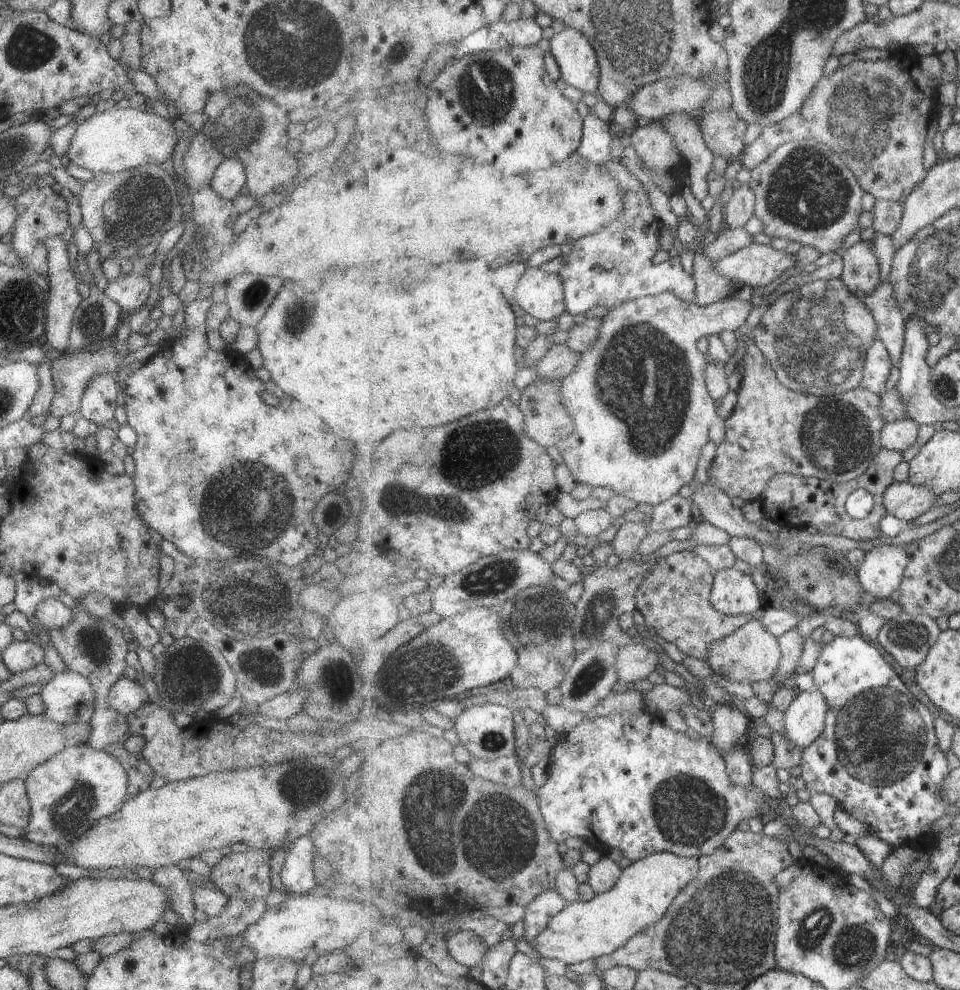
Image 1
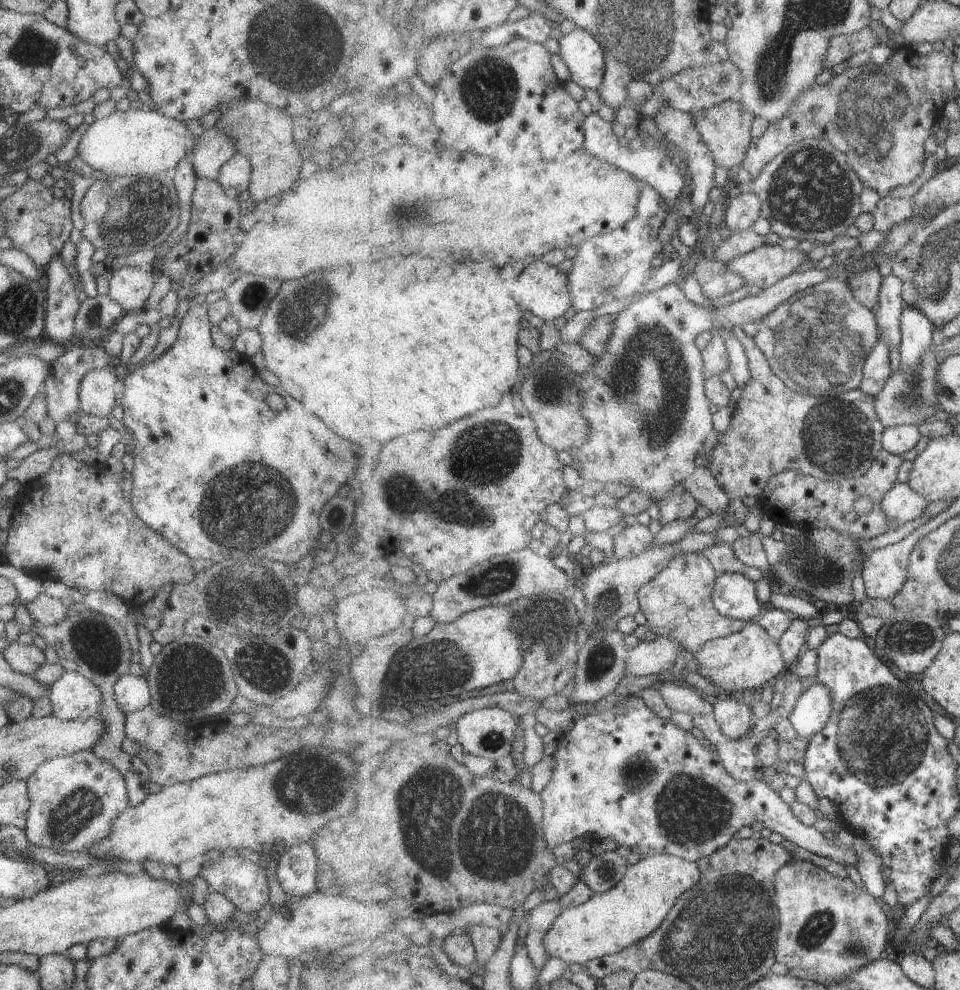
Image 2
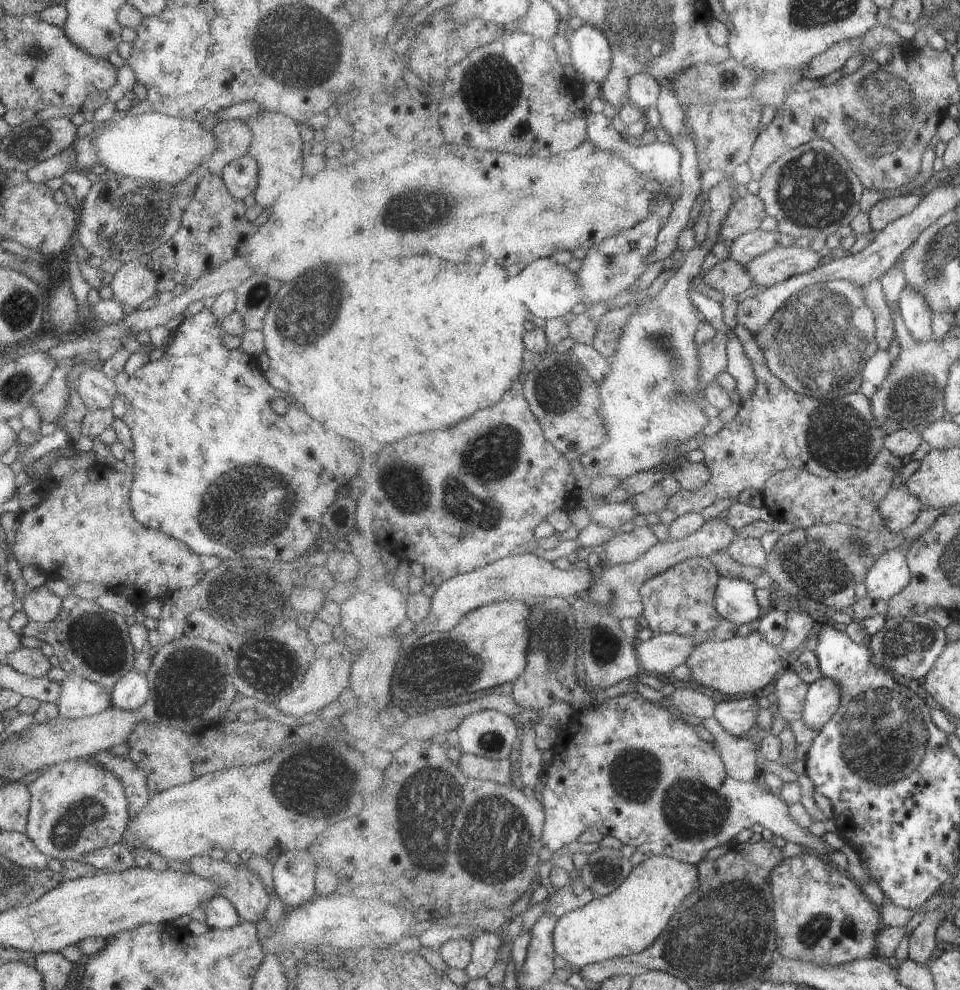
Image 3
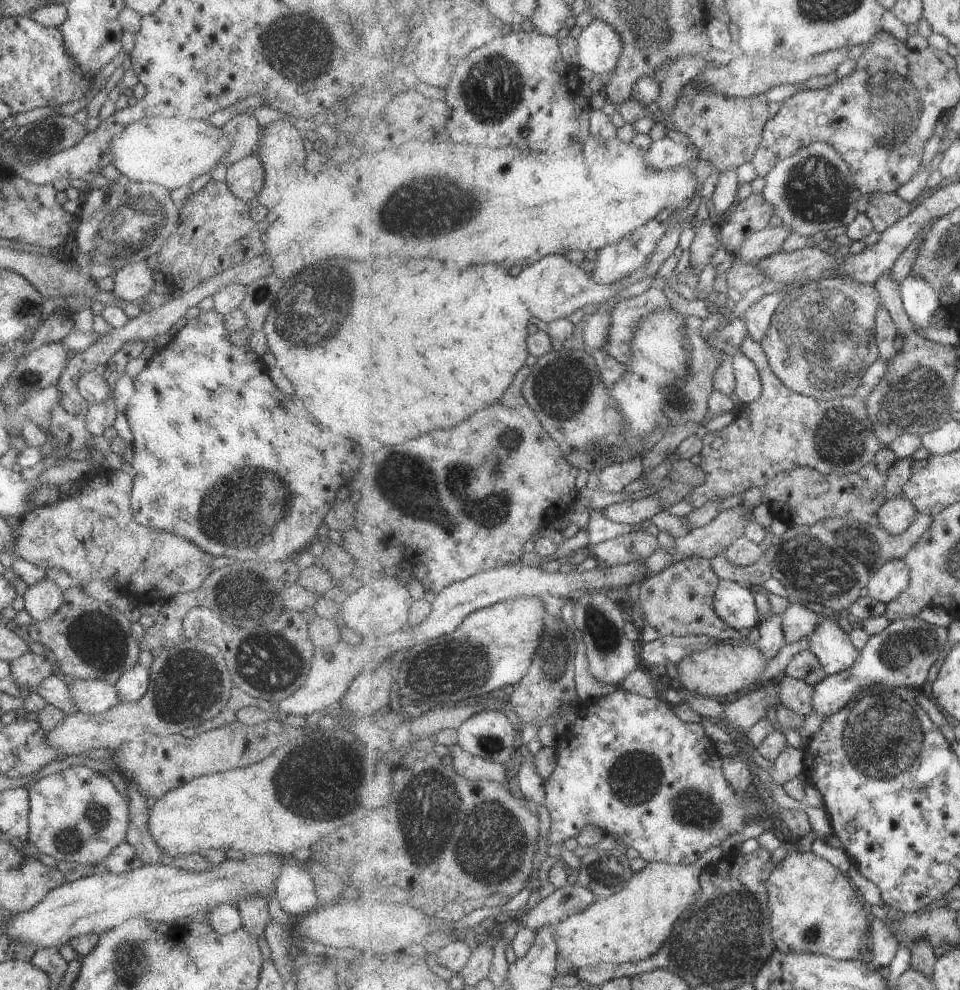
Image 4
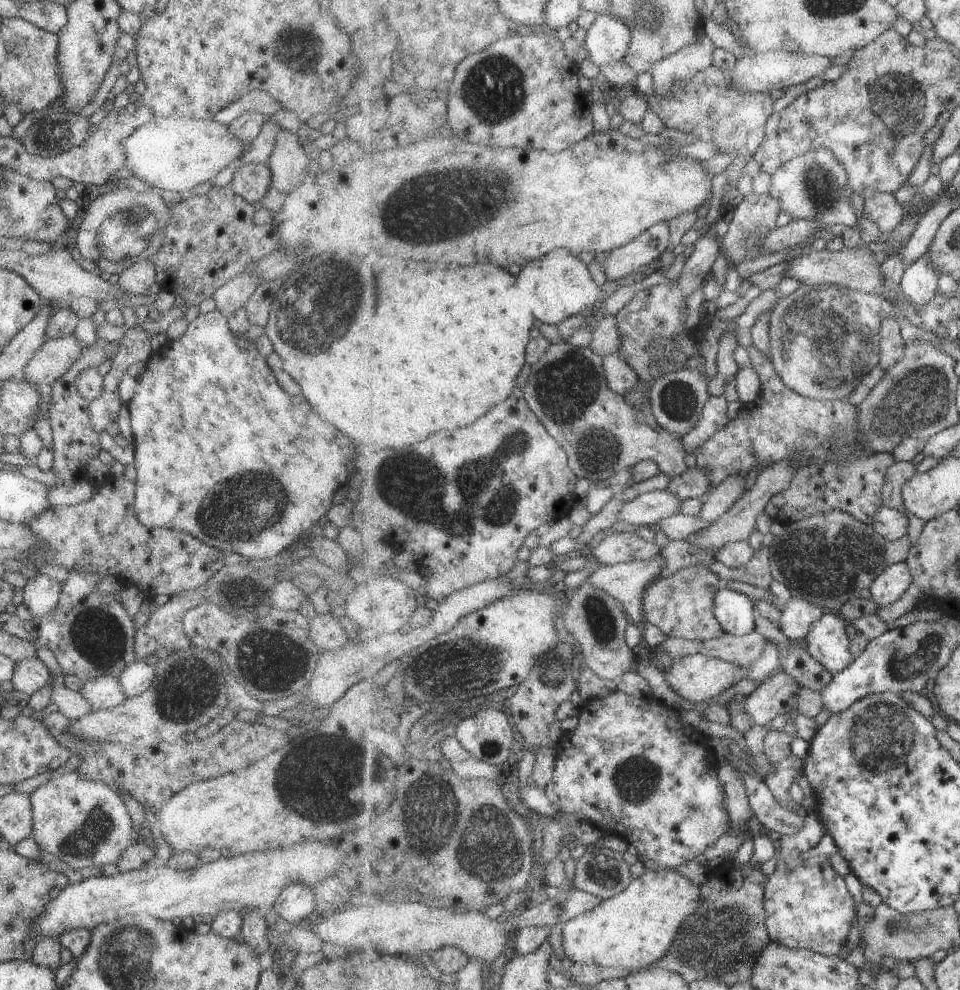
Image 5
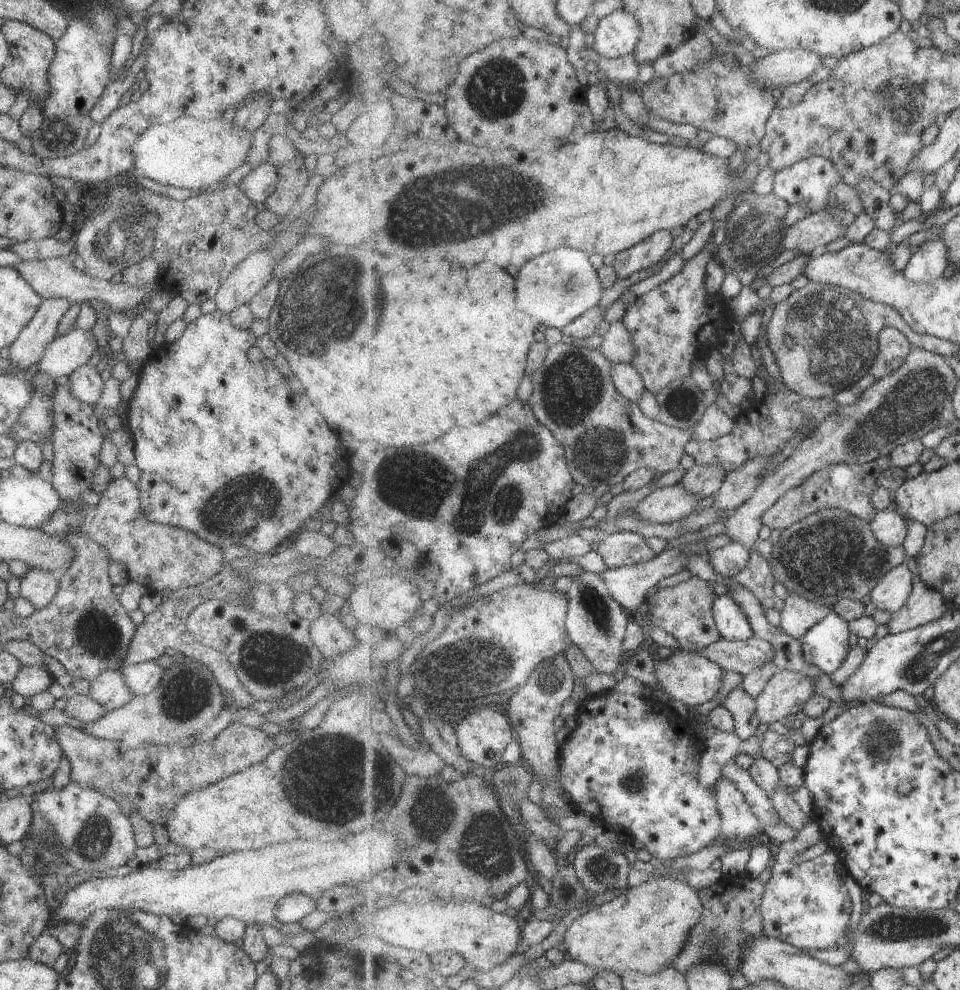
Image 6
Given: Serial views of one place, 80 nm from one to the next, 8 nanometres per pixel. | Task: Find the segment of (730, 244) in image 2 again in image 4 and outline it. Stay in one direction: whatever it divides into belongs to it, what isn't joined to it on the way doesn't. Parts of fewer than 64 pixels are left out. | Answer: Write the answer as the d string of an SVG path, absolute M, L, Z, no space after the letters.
M785 225L771 226L760 232L750 233L734 256L747 264L753 260L761 261L775 252L780 252L785 240L793 233L793 230Z

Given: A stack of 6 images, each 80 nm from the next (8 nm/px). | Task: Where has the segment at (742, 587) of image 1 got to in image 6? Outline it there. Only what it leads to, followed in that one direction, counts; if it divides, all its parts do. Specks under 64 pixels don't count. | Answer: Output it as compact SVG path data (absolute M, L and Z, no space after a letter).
M729 593L716 598L714 618L722 638L741 641L749 640L754 636L747 614Z

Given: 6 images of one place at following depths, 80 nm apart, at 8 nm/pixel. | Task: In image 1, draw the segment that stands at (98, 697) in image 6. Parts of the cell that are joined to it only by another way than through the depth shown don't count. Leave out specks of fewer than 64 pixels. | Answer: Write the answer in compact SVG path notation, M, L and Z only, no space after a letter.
M69 670L55 673L47 684L41 687L39 696L44 704L44 712L41 715L45 715L49 720L65 726L71 723L89 722L98 702L94 698L90 682L84 676Z

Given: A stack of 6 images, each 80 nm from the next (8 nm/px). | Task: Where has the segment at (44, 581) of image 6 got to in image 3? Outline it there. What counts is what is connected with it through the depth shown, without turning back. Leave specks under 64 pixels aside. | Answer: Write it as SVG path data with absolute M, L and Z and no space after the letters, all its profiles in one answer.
M45 583L33 590L26 590L23 603L23 612L28 621L47 623L54 620L60 610L62 599L47 588Z

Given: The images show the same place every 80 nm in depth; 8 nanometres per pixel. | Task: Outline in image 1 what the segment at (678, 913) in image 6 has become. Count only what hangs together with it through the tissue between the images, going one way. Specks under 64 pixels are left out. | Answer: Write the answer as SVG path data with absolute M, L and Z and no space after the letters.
M653 853L647 858L635 861L622 872L619 882L607 892L596 893L590 901L569 903L556 914L537 937L536 950L541 957L560 960L565 965L595 960L603 955L613 954L625 946L636 934L656 925L670 910L677 895L699 876L699 859L688 859L675 853Z

